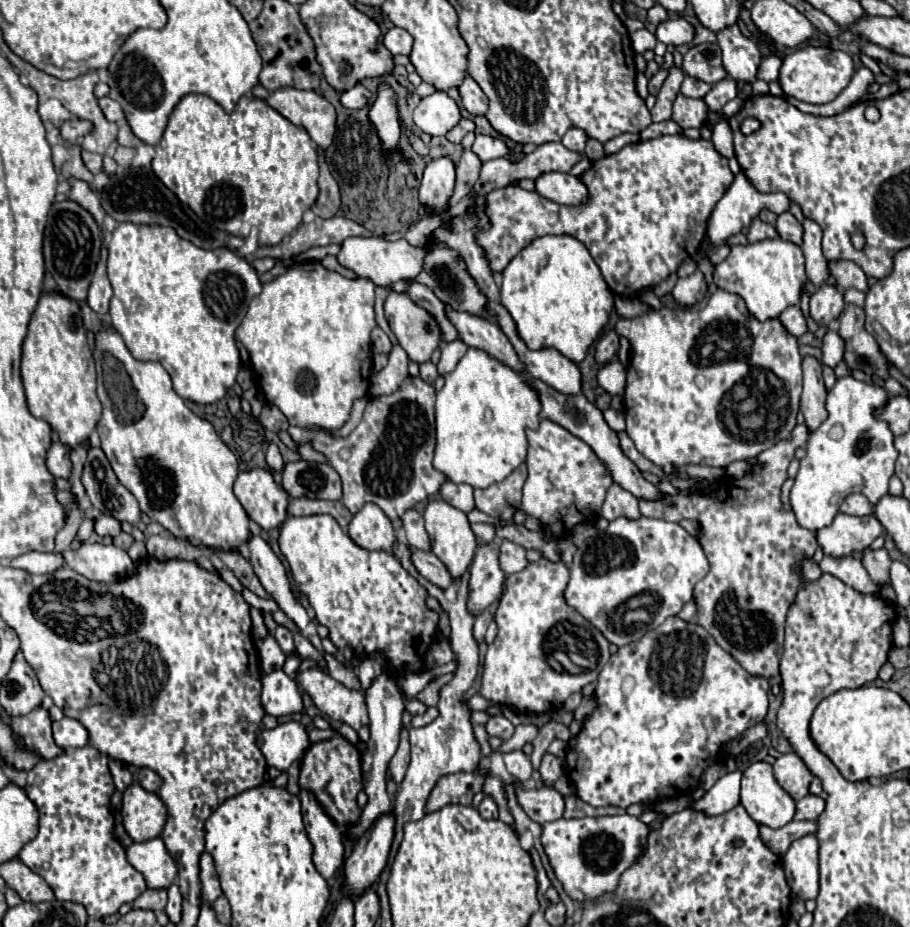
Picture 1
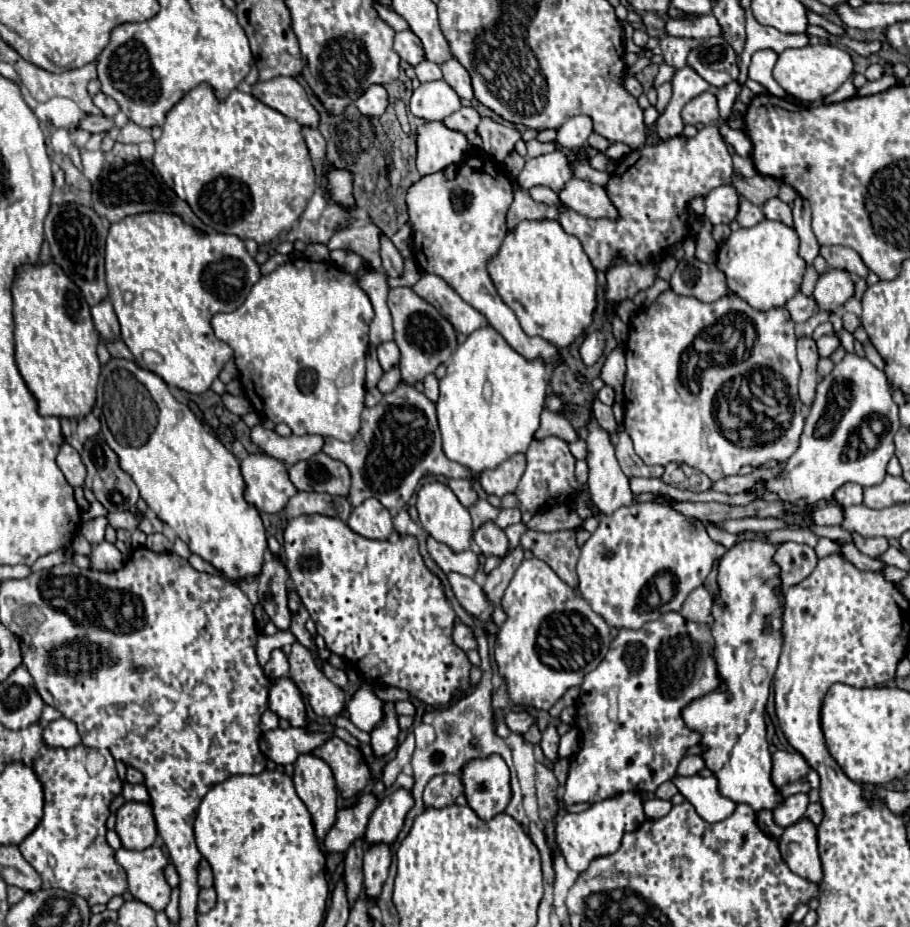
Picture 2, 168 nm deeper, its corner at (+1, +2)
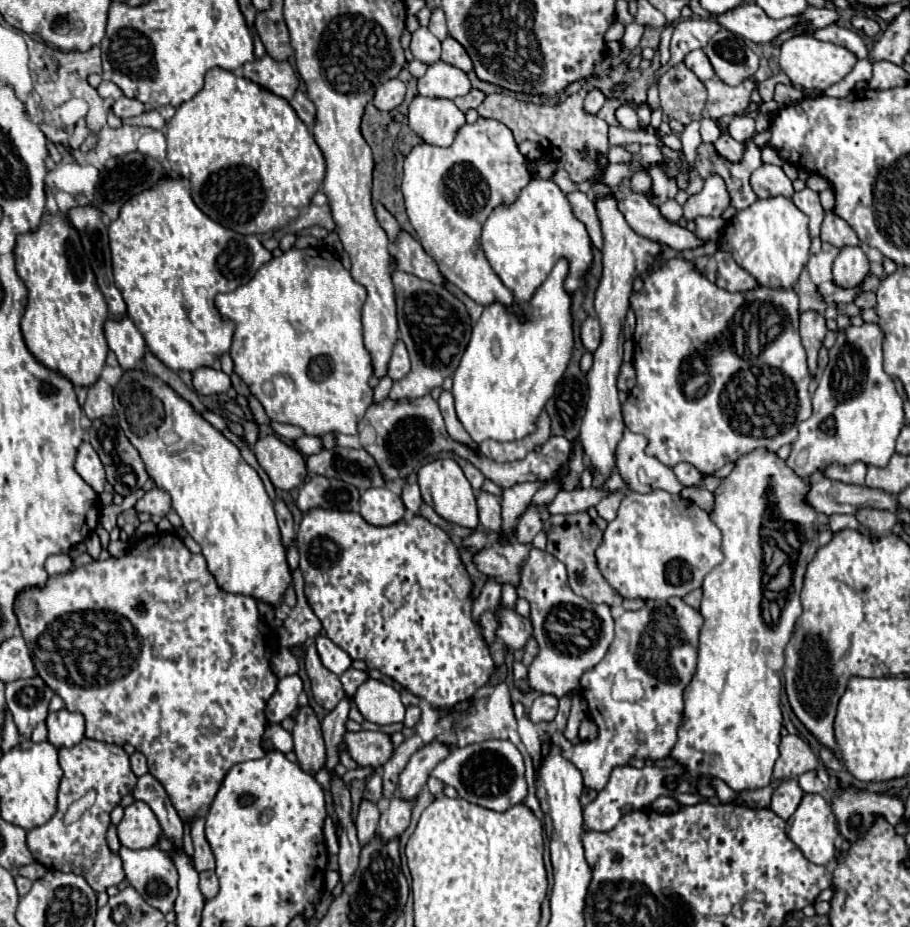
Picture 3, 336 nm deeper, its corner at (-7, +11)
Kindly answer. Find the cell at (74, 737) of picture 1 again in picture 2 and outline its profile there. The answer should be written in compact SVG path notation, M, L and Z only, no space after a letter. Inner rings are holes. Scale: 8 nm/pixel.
M59 718L53 722L47 722L43 728L43 742L51 748L73 748L81 744L81 736L77 732L77 726L69 722L67 718Z

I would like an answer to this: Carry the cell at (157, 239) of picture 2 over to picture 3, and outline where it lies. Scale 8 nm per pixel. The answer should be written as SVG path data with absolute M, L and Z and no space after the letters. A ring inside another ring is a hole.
M173 177L169 181L159 181L155 189L131 197L123 207L119 219L108 228L113 255L113 275L115 285L121 289L127 303L127 315L133 319L141 331L147 349L173 371L197 371L201 367L213 367L215 359L229 353L233 325L221 321L217 309L213 307L217 293L235 291L247 285L251 277L273 255L261 245L257 235L239 235L213 219L209 219L191 199L189 181Z

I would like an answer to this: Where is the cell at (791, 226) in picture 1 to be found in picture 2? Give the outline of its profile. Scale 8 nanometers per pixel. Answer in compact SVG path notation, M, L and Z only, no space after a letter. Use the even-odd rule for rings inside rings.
M777 196L769 198L769 200L761 206L761 210L763 210L765 218L769 218L769 220L779 220L779 222L783 222L783 224L787 224L787 226L793 226L793 218L791 218L791 208L789 208L789 204L781 202Z

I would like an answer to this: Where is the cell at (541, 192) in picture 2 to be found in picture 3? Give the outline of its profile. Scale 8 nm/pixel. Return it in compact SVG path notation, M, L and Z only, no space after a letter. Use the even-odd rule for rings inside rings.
M571 191L571 193L567 193L567 199L569 199L569 203L571 203L573 215L587 225L587 233L589 233L593 245L601 251L603 239L601 239L599 219L597 219L597 213L595 213L595 203L593 203L585 193L581 193L581 191Z

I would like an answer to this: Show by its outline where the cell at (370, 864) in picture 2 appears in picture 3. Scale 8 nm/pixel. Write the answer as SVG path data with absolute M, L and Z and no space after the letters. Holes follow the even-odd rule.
M393 797L389 803L389 809L385 813L381 813L381 821L379 821L379 837L383 841L391 841L397 839L411 821L411 807L413 801L401 801L401 797Z

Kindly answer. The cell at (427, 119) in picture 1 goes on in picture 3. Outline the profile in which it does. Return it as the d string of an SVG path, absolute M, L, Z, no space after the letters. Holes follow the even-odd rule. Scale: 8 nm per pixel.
M437 61L419 79L417 87L419 87L419 95L423 95L423 97L453 101L457 97L467 95L471 89L471 83L461 69L457 69L445 61Z

